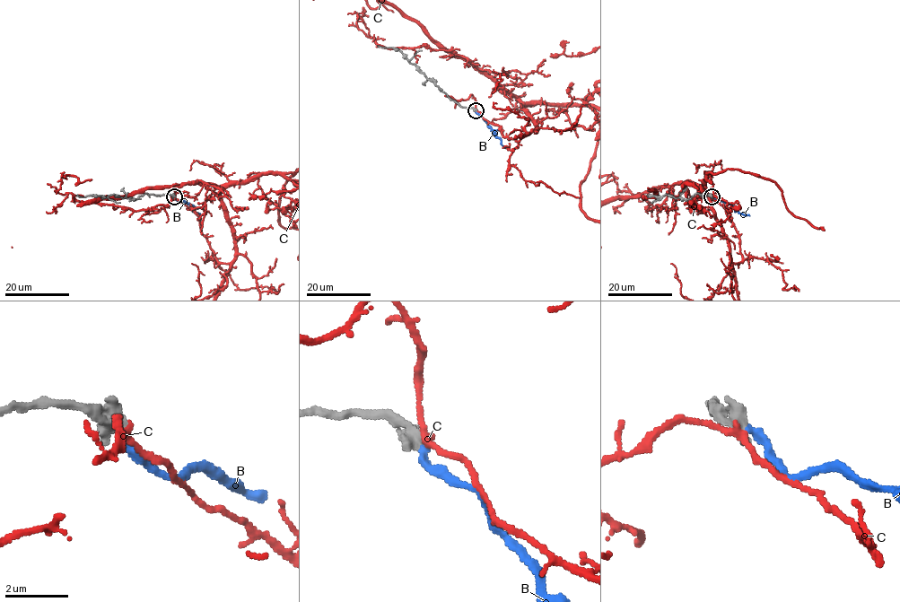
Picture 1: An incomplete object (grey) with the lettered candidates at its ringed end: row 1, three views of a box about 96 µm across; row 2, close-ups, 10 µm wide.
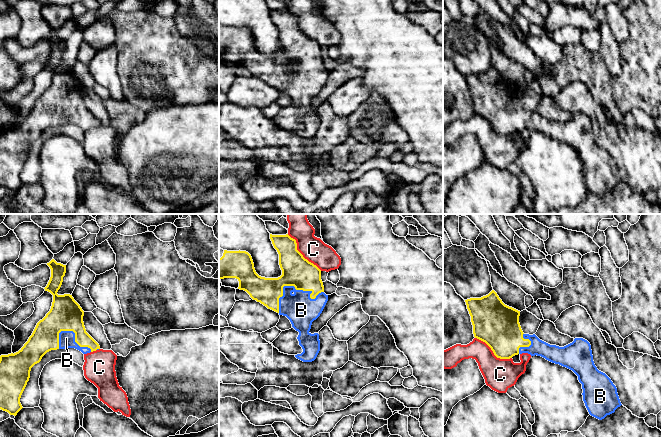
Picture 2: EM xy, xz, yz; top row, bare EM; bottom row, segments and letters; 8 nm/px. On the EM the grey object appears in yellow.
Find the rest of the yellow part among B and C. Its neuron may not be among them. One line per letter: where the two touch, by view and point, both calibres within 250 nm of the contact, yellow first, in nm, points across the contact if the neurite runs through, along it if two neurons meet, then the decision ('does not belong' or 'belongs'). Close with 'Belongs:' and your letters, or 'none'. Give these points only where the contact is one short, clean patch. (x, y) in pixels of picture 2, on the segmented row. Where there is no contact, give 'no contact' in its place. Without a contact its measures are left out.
B: xz (293, 285) | 240/240 nm | across xz (297, 271), (293, 285), (301, 294), (301, 310) | belongs
C: xz (300, 253) | 240/200 nm | does not belong
Belongs: B

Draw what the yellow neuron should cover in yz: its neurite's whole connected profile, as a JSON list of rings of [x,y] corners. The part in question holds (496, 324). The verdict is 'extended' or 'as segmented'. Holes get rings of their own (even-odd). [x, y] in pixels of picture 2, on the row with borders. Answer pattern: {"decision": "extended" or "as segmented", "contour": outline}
{"decision": "extended", "contour": [[[494,290],[486,296],[470,298],[465,302],[471,316],[474,337],[485,342],[497,358],[510,359],[515,355],[528,353],[572,370],[582,384],[583,401],[589,414],[599,420],[614,413],[622,405],[616,386],[595,366],[591,345],[587,340],[575,338],[572,343],[559,347],[540,340],[535,334],[524,334],[519,323],[520,311],[505,305]]]}

